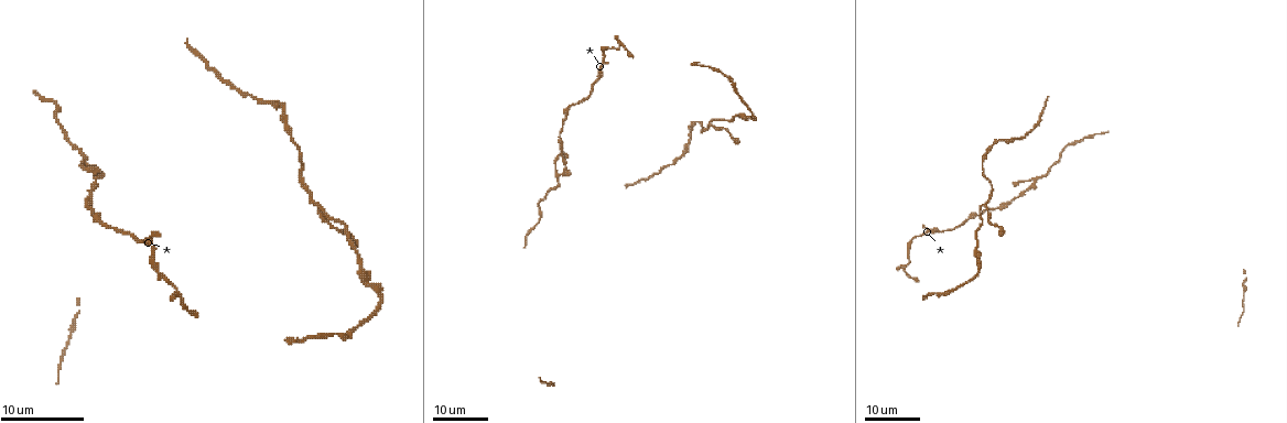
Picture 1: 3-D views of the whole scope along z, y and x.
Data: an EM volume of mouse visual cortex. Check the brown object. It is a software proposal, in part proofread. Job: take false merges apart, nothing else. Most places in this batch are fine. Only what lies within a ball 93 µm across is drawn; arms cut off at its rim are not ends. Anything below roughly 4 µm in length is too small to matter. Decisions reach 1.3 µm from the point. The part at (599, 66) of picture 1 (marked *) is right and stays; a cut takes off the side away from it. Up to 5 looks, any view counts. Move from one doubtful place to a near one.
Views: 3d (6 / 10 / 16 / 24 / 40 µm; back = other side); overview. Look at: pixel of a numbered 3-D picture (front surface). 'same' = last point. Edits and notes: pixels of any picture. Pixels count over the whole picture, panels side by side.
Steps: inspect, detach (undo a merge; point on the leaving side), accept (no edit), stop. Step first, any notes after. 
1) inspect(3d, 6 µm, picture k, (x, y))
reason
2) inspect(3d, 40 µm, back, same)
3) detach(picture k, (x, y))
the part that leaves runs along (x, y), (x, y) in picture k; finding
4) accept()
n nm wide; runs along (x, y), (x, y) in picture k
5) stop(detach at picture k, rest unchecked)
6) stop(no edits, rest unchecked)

inspect(3d, 24 µm, picture 1, (985, 205))
branch point

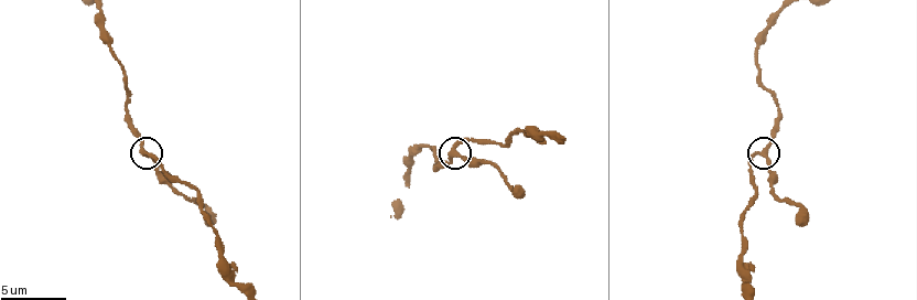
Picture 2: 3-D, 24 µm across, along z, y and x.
inspect(3d, 10 µm, picture 2, (453, 154))
closer look

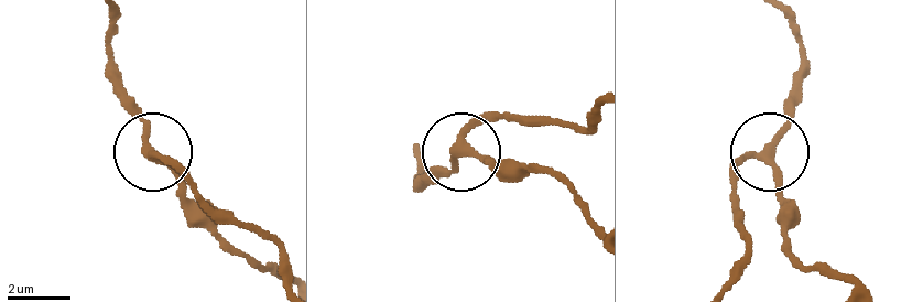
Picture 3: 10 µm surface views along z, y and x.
accept()
3 arms; runs along (596, 111), (583, 130), (499, 114), (465, 146), (520, 161) in picture 3; one neuron here

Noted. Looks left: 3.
inspect(3d, 10 µm, picture 2, (409, 171))
three-way junction

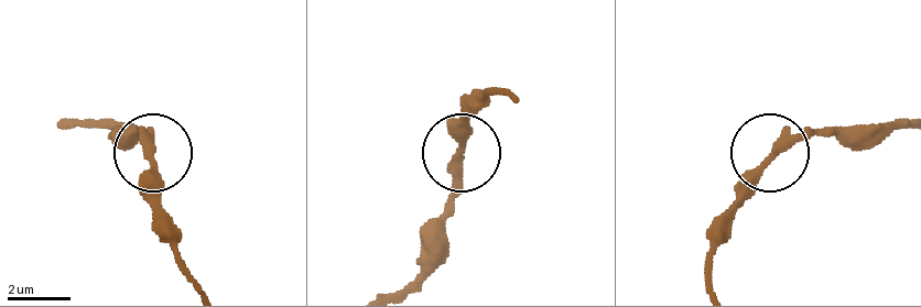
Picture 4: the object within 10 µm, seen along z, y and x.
inspect(3d, 6 µm, picture 4, (150, 159))

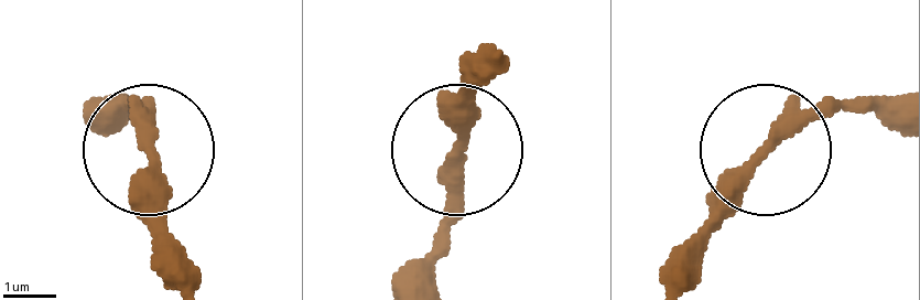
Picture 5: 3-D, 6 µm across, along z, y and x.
accept()
260 nm wide; runs along (502, 61), (476, 92), (442, 254) in picture 5; all the same neuron

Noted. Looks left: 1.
inspect(3d, 6 µm, picture 2, (744, 245))

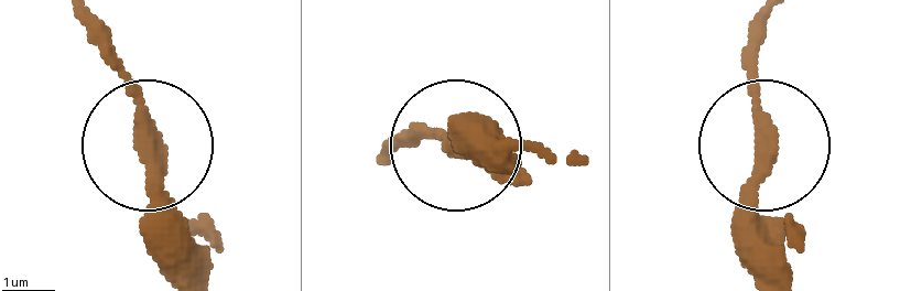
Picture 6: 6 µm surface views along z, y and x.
accept()
runs along (203, 269), (142, 98), (76, 10) in picture 6; one neuron here

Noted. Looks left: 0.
stop(no edits, rest unchecked)

